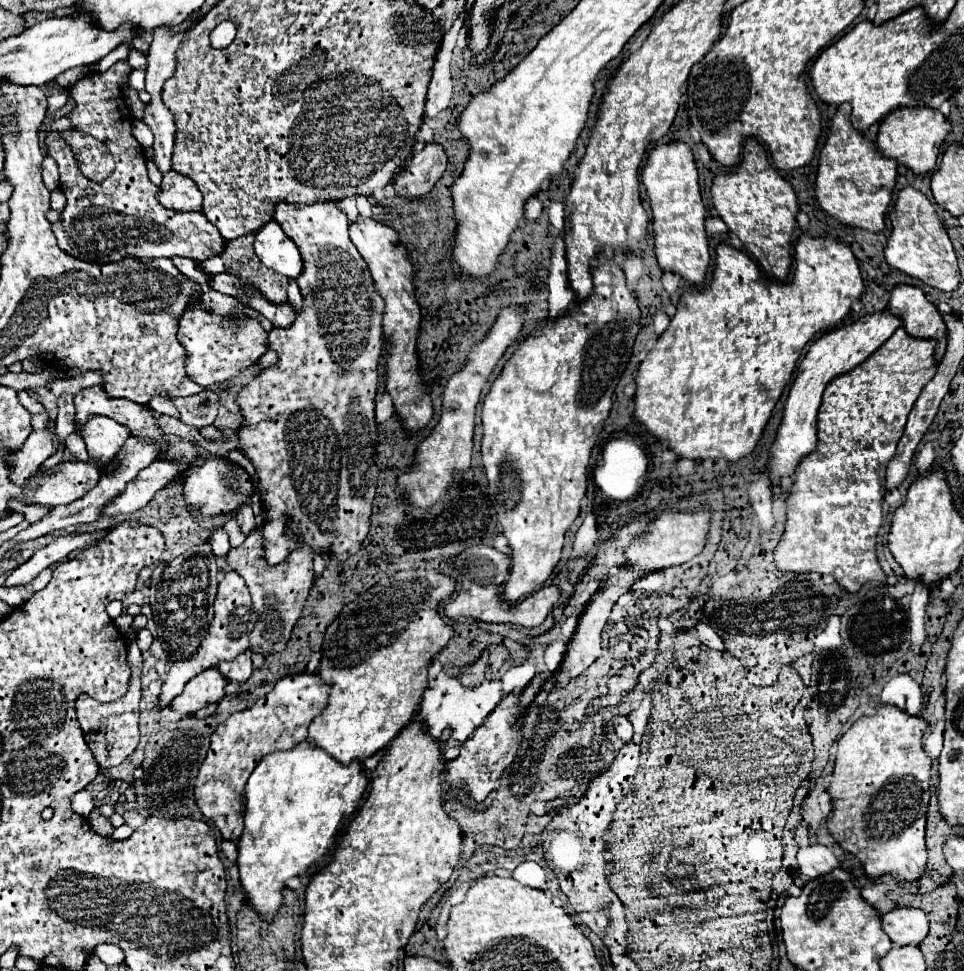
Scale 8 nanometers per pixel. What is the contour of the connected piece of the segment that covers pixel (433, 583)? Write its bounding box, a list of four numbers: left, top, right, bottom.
[306,569,456,765]

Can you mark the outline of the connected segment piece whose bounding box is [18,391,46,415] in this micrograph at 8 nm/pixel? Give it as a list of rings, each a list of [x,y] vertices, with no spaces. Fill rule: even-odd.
[[[20,391],[18,397],[20,397],[20,403],[22,403],[22,405],[32,413],[32,415],[36,415],[36,413],[44,413],[44,411],[46,411],[44,405],[38,403],[34,397],[30,397],[26,391]]]

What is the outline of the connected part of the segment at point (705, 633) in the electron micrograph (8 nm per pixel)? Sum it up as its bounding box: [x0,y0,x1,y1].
[696,623,724,651]

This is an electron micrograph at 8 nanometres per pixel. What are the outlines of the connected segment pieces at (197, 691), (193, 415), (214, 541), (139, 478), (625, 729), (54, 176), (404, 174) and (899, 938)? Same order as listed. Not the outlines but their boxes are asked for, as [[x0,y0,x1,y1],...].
[[172,669,226,715],[174,389,218,427],[208,525,230,555],[102,459,182,517],[614,715,632,743],[42,157,58,191],[392,143,448,197],[882,907,928,947]]

